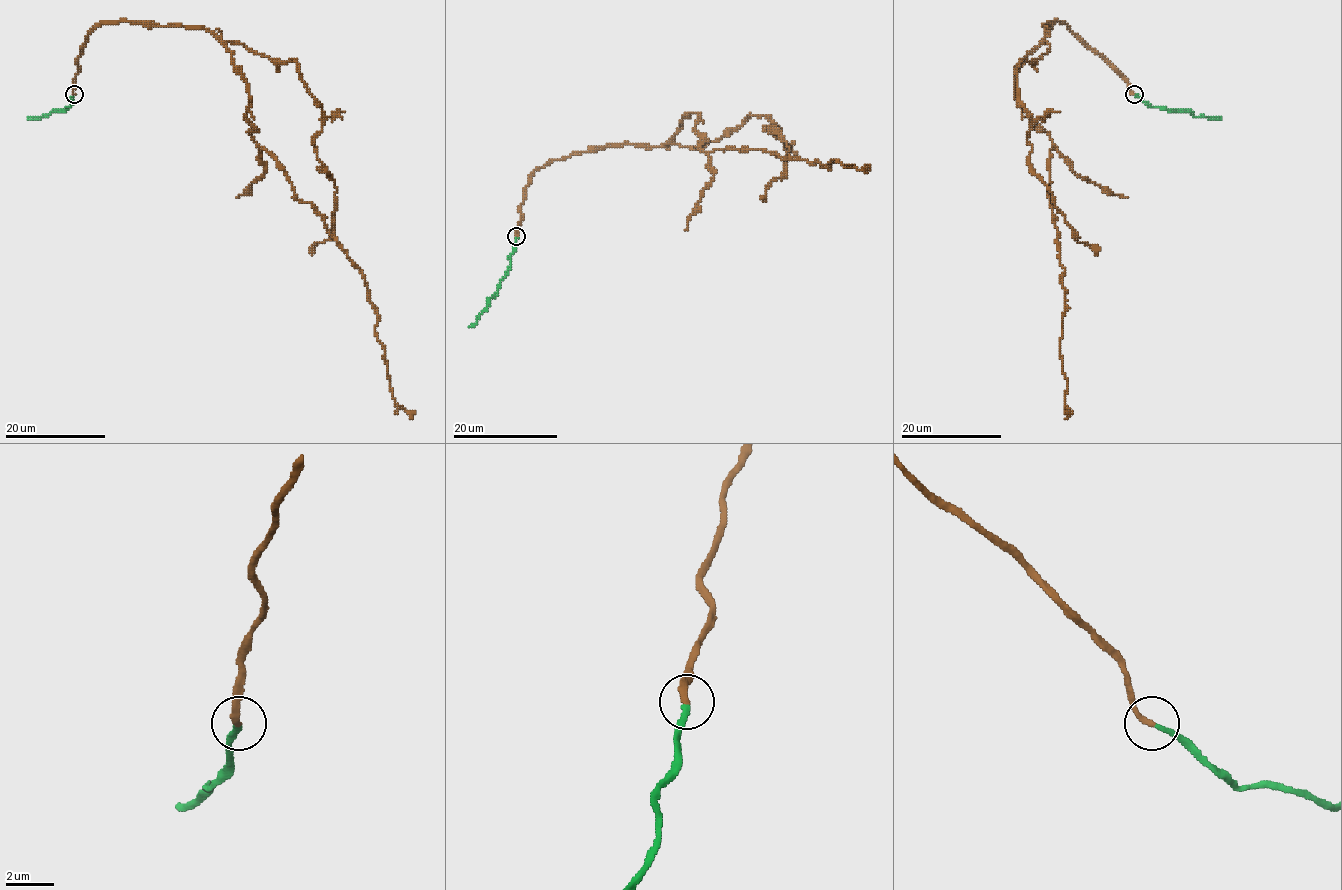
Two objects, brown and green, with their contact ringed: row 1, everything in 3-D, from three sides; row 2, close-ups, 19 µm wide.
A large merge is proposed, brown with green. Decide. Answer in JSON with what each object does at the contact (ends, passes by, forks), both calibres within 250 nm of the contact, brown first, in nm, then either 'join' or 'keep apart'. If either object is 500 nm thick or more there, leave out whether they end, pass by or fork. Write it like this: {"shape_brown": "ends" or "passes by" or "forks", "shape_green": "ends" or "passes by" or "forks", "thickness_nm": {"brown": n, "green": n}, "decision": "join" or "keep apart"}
{"shape_brown": "ends", "shape_green": "ends", "thickness_nm": {"brown": 280, "green": 240}, "decision": "join"}

